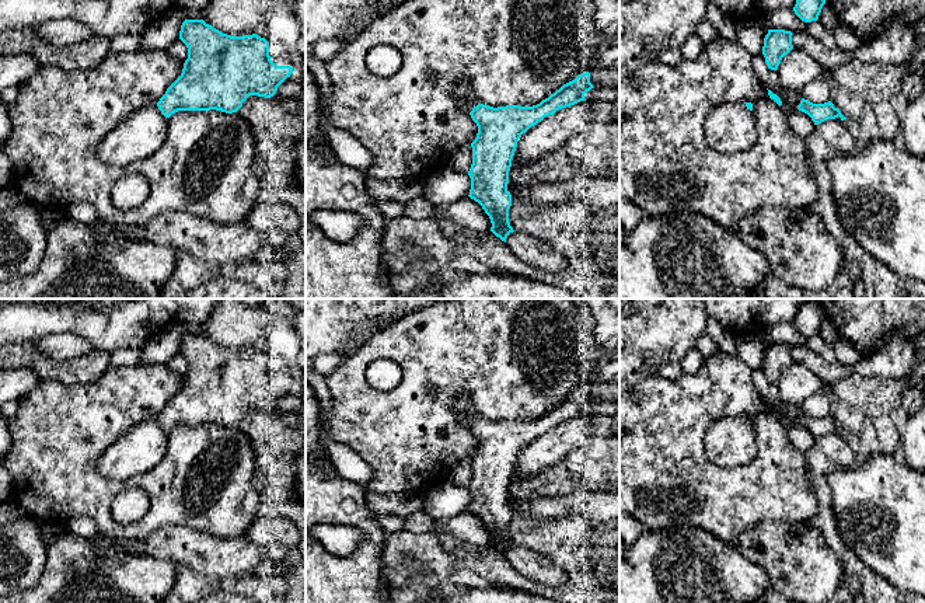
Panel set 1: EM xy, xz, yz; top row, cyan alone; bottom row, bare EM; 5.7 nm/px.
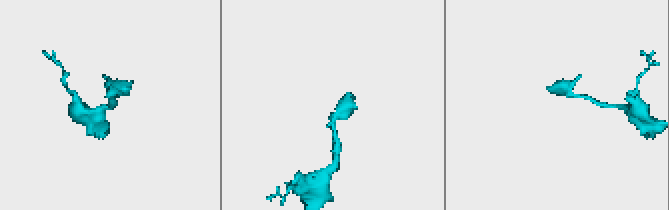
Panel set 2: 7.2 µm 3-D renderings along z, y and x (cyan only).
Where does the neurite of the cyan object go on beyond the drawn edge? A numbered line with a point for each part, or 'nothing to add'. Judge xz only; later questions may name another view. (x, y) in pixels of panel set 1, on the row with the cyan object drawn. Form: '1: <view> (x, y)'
1: xz (464, 96)

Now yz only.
1: yz (729, 128)

